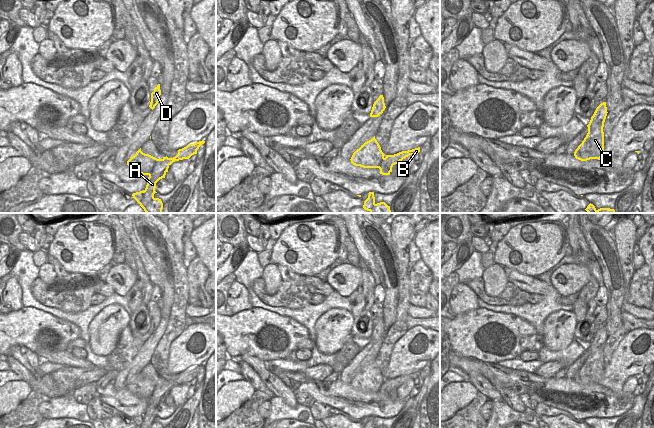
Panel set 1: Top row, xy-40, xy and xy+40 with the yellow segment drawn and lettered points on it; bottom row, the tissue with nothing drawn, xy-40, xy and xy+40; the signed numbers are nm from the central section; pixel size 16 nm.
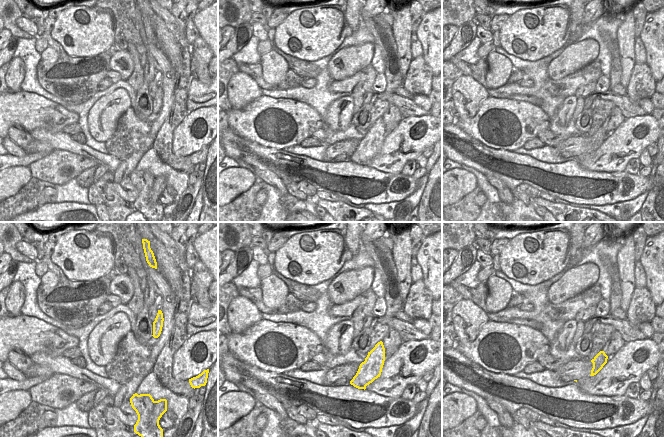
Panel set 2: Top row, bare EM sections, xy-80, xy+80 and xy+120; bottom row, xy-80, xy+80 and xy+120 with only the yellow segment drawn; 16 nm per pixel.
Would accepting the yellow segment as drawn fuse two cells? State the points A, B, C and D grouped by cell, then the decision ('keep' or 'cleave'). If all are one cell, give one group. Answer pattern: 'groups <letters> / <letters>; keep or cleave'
groups A C D / B; cleave

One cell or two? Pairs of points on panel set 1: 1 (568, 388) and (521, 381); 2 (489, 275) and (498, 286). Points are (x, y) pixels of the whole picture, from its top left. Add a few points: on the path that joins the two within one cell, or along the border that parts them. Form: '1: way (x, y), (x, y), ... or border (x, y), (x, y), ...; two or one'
1: way (556, 388), (533, 385); one
2: way (492, 278), (495, 283); one

